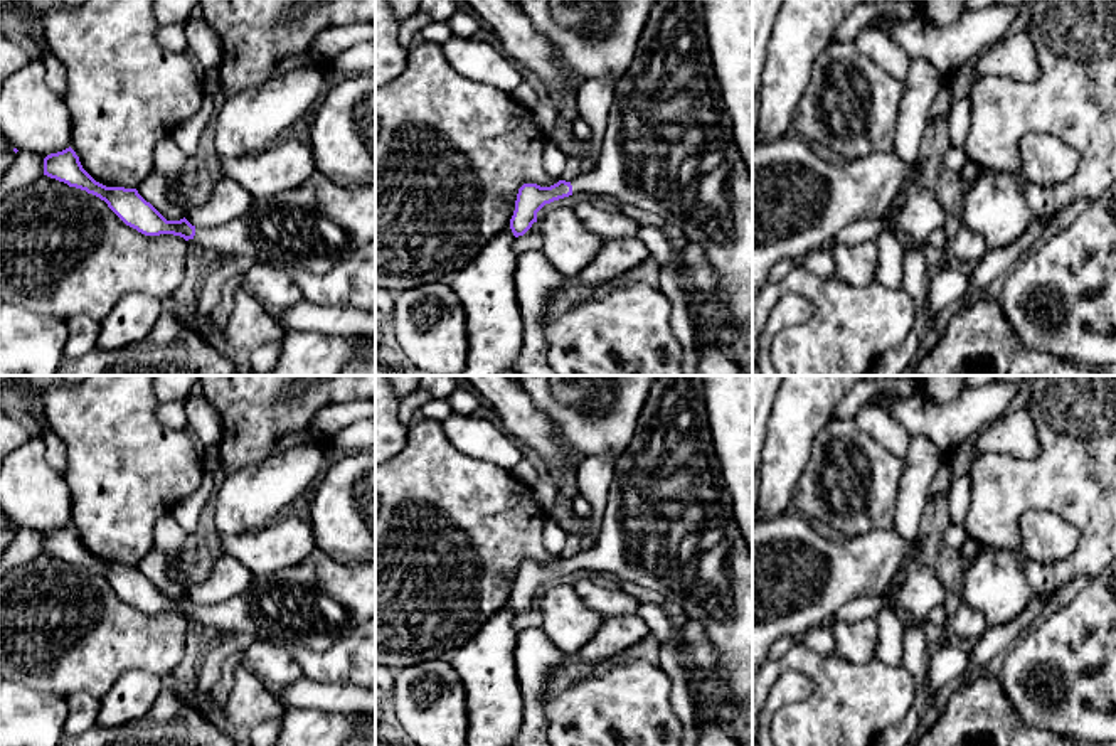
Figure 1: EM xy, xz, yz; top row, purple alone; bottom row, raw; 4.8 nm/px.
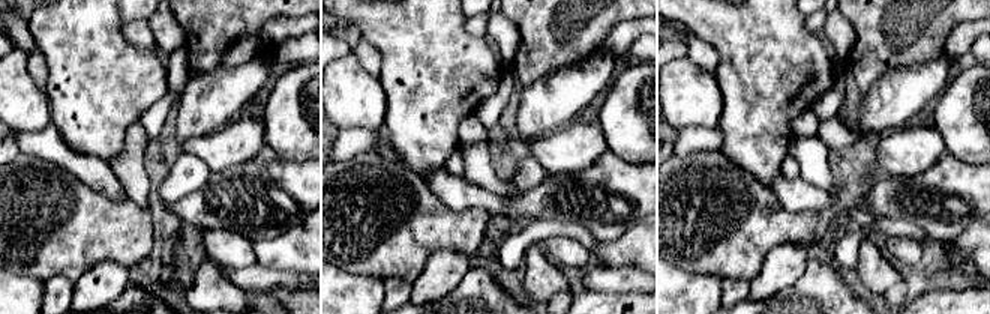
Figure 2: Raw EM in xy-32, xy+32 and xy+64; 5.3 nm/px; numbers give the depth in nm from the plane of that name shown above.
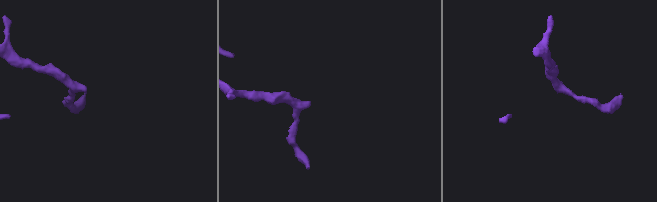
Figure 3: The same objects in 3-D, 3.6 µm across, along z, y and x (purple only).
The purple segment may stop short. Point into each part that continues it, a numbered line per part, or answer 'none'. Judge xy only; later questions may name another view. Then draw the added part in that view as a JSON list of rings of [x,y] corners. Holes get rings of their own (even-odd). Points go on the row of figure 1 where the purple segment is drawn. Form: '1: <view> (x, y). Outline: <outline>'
1: xy (318, 224). Outline: [[[315,172],[295,190],[254,199],[236,219],[210,229],[195,227],[194,241],[221,258],[258,256],[290,261],[295,268],[325,274],[359,248],[375,241],[375,187],[340,187]]]

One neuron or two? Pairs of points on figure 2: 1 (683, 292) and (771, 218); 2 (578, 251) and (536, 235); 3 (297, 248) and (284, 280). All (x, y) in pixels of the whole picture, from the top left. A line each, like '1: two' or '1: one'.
1: two
2: two
3: two

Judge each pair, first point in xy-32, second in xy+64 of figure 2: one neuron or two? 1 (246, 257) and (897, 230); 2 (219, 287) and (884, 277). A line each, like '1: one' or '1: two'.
1: two
2: one

